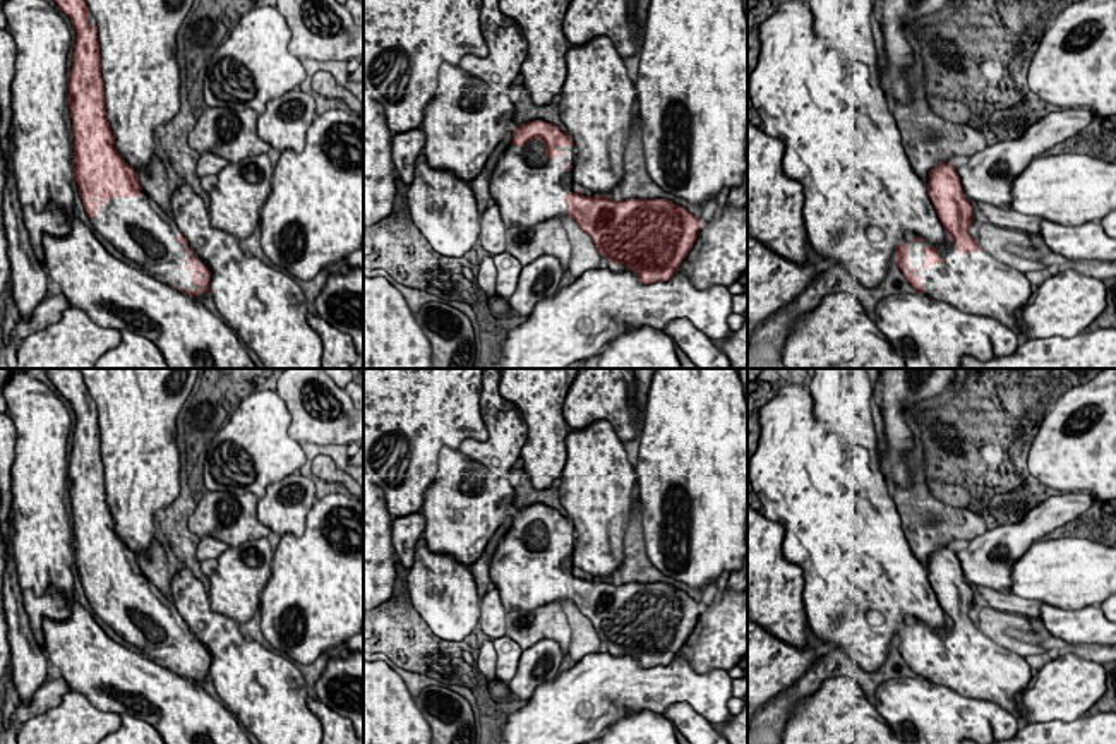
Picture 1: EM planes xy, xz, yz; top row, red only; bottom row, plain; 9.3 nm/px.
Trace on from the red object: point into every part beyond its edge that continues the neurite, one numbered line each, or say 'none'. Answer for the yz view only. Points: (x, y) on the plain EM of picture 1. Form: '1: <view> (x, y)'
1: yz (978, 667)

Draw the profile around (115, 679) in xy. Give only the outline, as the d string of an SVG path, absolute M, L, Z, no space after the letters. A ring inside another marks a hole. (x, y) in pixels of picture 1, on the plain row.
M77 598L69 619L43 619L43 636L50 665L98 710L147 722L165 744L252 744L237 717L199 682L113 641Z

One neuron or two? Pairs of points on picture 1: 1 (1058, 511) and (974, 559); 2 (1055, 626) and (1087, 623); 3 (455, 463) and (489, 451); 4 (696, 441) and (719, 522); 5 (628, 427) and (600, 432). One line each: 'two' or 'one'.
1: one
2: one
3: two
4: one
5: two

